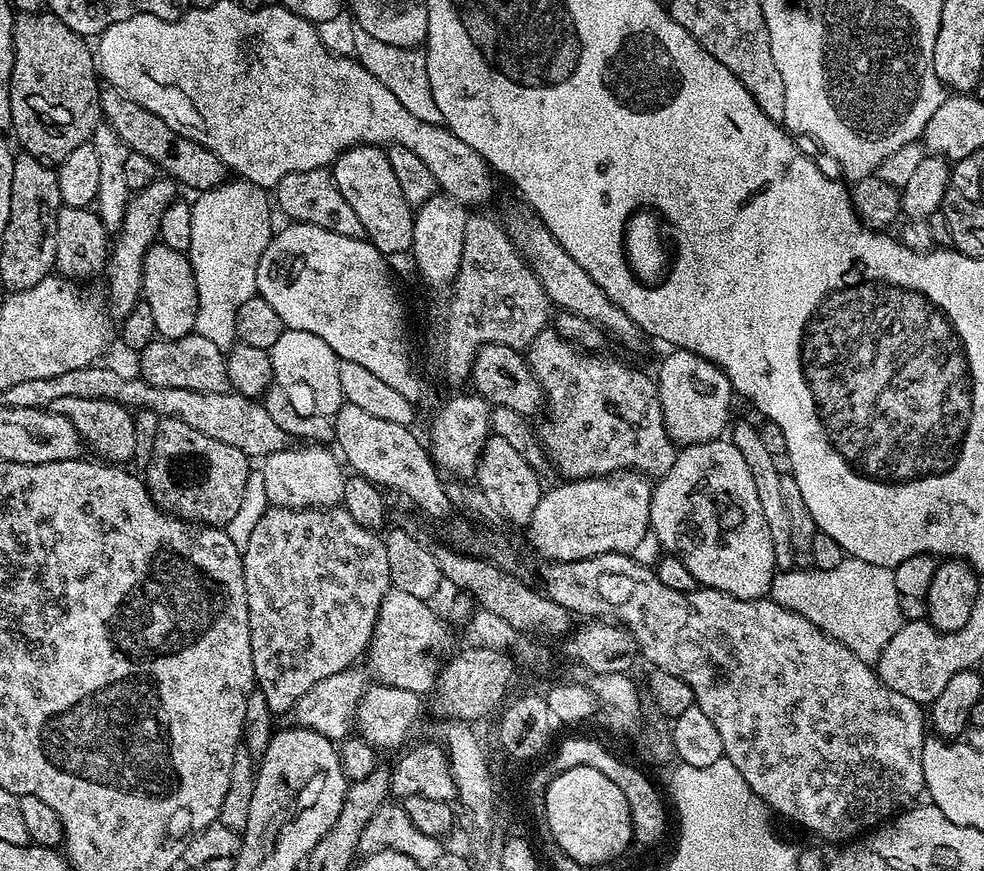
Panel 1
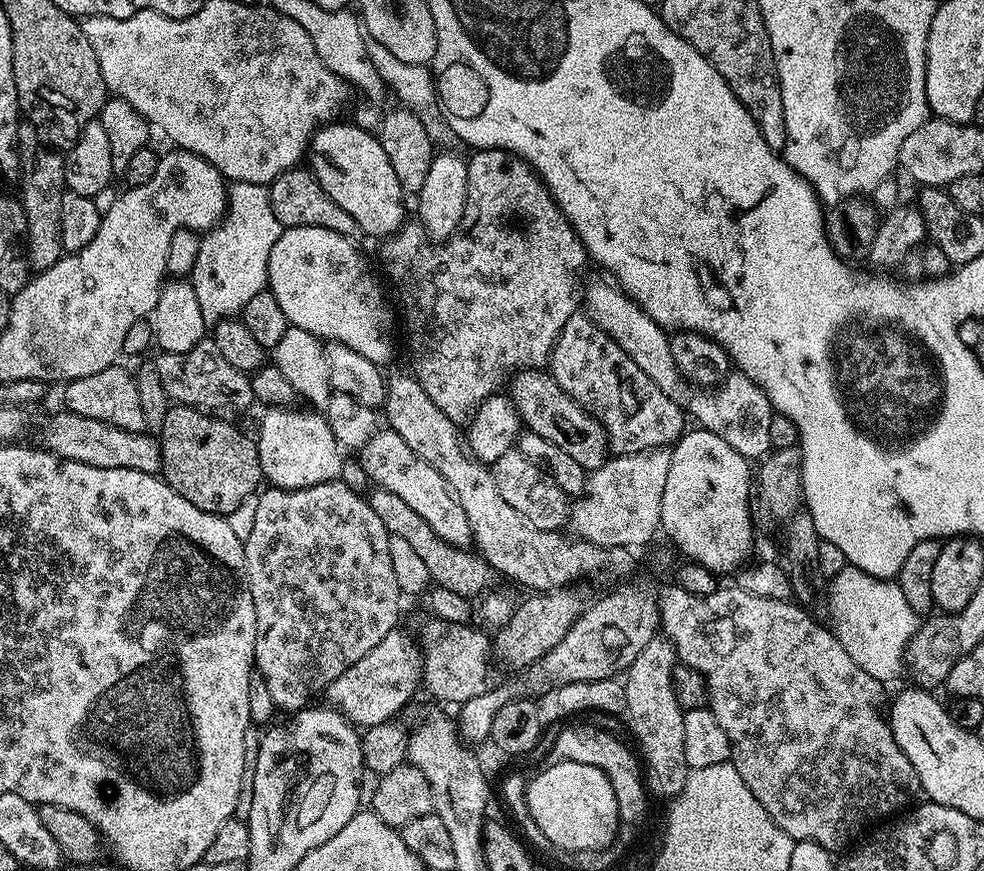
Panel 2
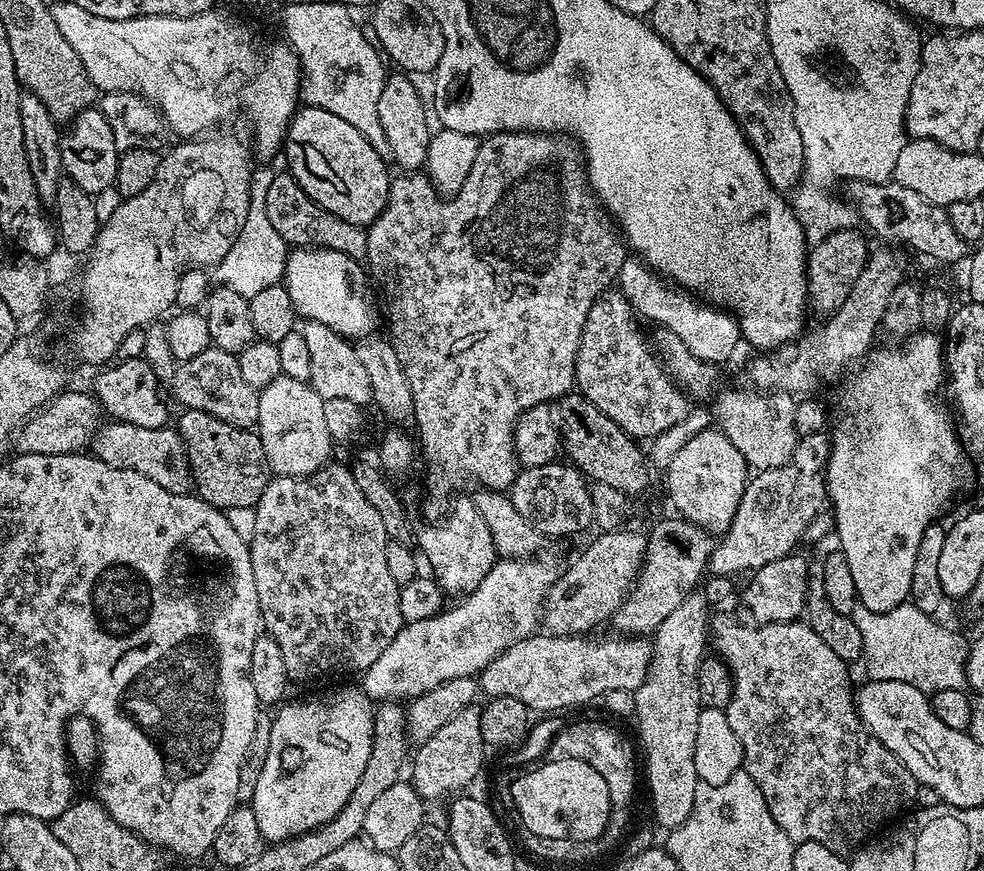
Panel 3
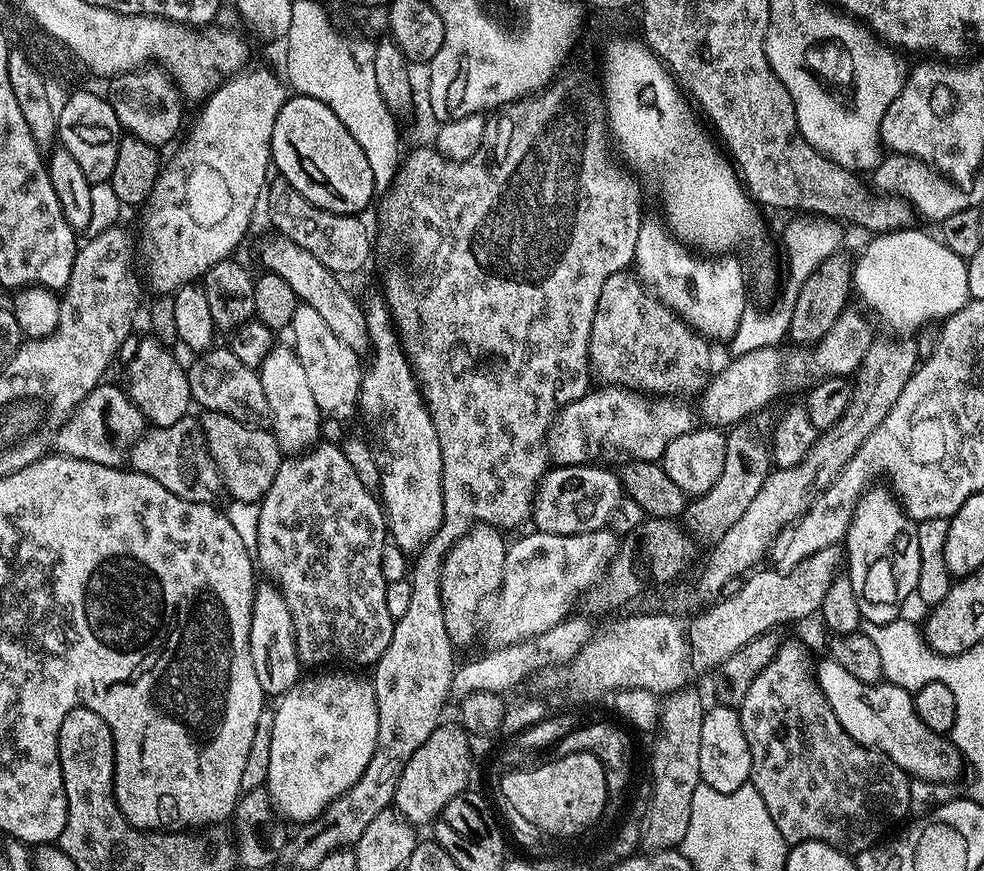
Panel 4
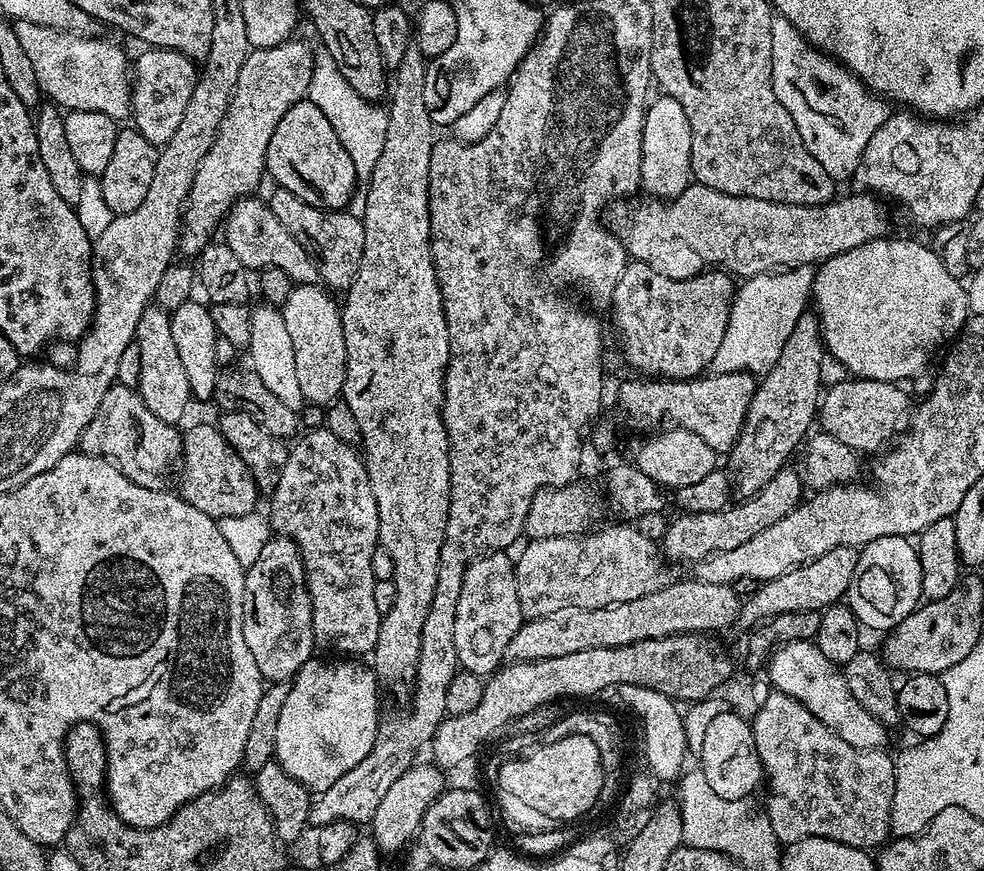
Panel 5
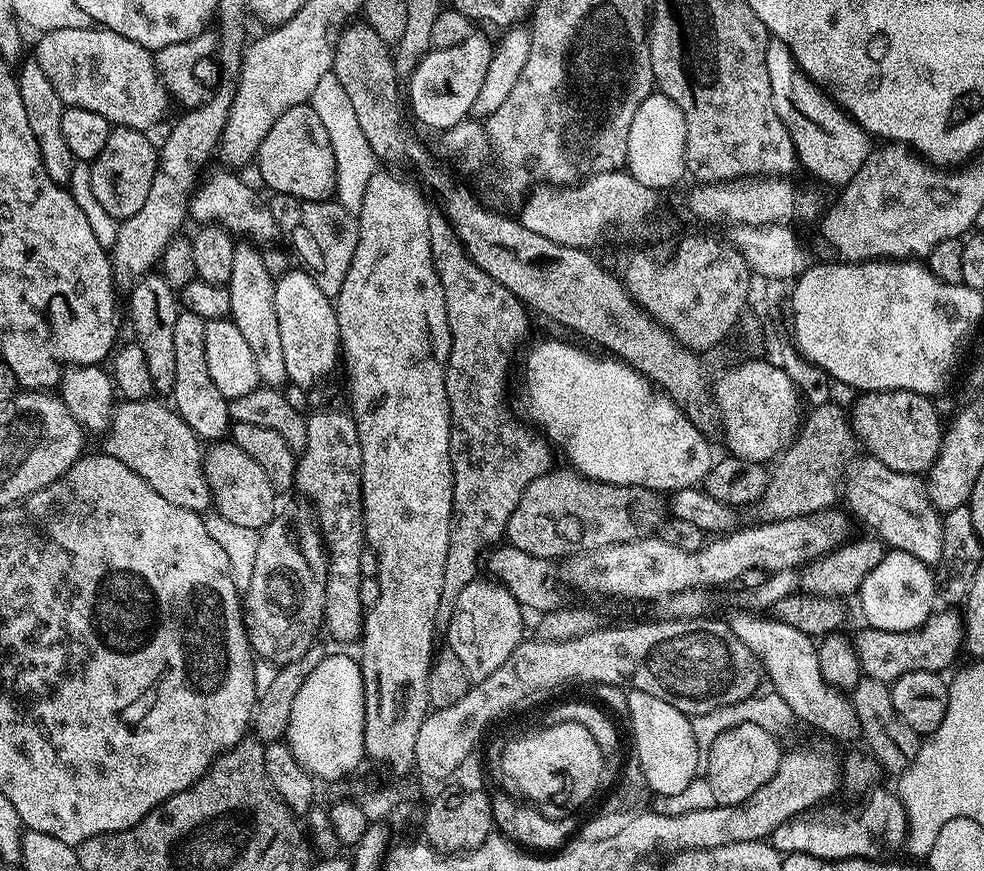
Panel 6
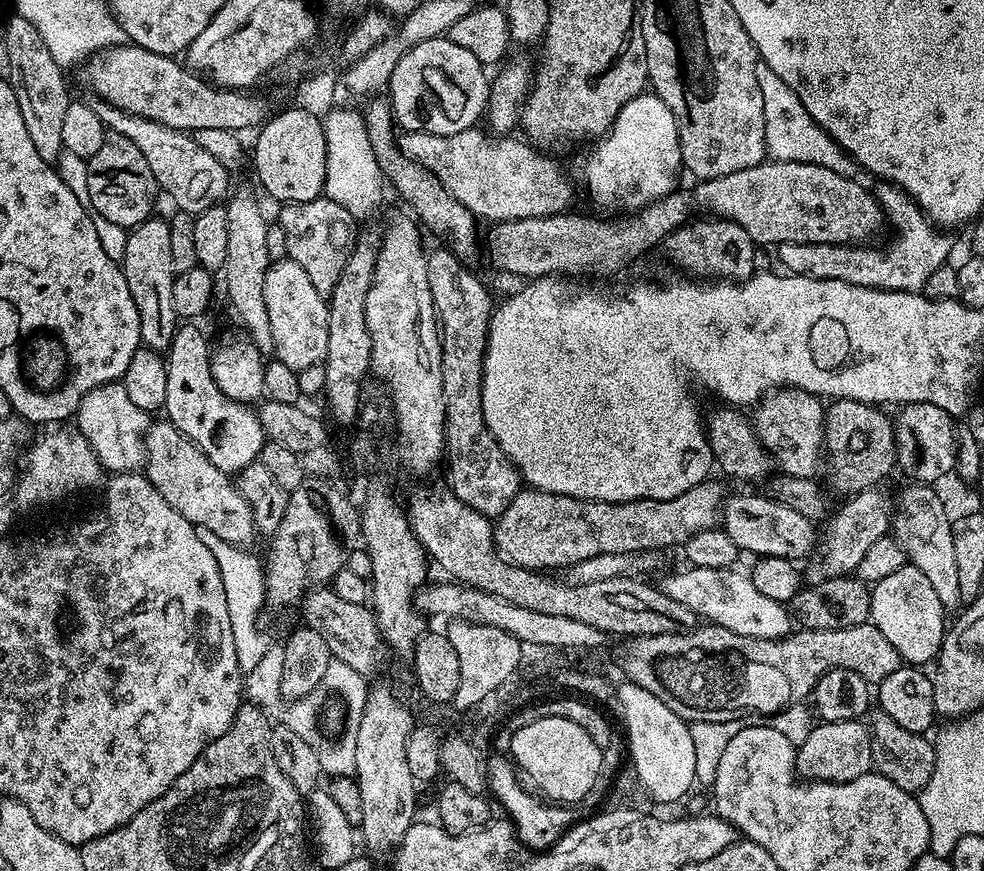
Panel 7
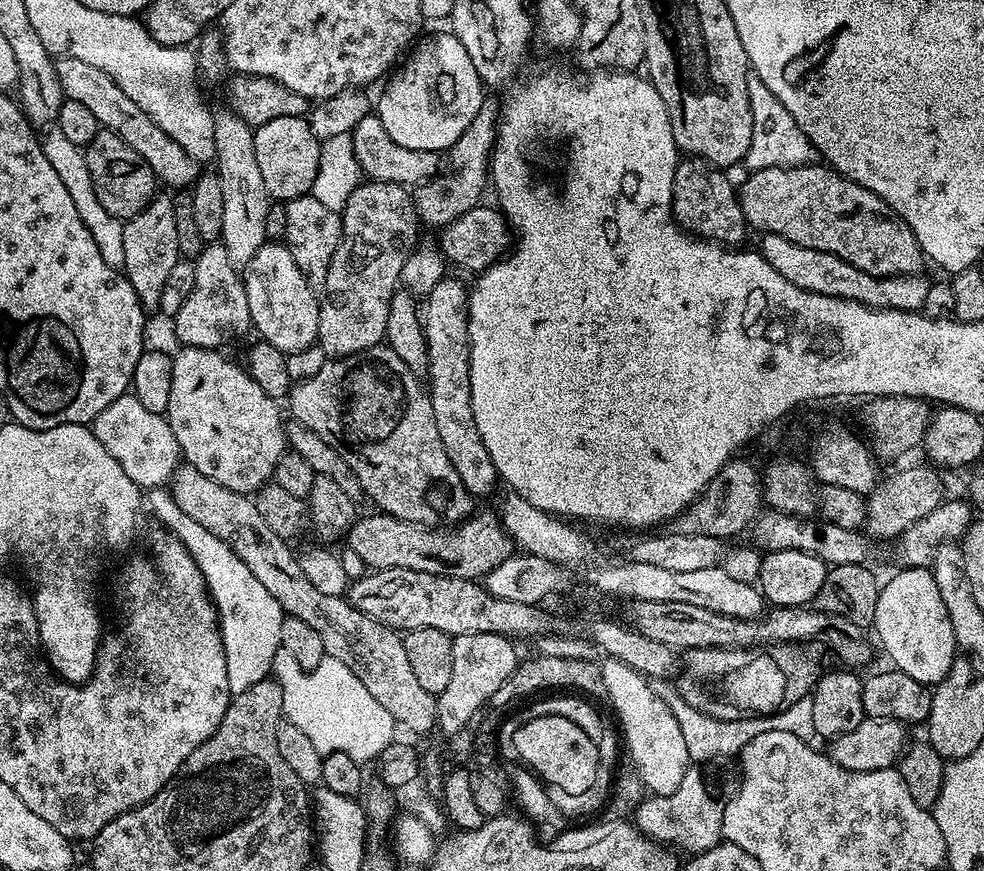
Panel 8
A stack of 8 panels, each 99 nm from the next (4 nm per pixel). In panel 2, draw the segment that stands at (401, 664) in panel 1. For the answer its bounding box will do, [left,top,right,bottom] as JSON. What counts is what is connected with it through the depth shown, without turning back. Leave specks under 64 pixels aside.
[422,619,493,706]

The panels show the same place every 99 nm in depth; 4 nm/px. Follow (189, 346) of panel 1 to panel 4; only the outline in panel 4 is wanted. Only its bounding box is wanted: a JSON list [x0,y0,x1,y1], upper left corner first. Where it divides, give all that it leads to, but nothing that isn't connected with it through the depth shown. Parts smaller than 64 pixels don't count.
[187,346,270,426]

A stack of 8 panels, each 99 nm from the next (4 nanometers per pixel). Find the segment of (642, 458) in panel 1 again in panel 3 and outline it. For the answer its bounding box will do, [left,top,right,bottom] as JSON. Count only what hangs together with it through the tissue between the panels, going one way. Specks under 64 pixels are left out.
[575,290,690,442]

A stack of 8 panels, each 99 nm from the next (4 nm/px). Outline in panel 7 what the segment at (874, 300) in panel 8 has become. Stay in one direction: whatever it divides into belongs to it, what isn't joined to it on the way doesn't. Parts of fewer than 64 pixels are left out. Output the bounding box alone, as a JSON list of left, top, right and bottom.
[779,182,952,292]

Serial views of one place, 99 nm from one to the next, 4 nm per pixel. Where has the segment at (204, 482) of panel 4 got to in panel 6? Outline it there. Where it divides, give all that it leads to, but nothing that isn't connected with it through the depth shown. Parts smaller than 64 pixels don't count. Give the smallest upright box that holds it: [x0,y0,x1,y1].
[204,443,278,530]

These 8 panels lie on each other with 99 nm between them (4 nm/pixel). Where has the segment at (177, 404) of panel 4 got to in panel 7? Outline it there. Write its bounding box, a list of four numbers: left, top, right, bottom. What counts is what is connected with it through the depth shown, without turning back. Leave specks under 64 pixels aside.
[120,216,178,354]

